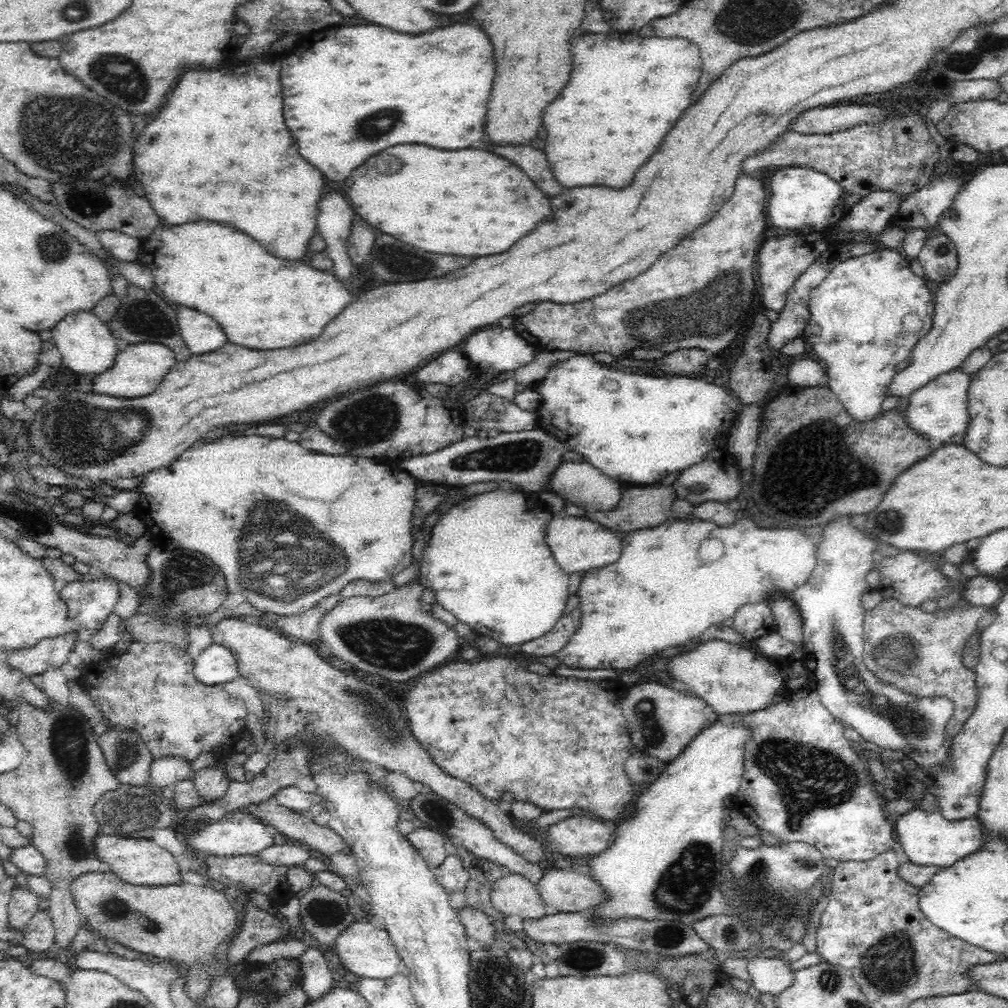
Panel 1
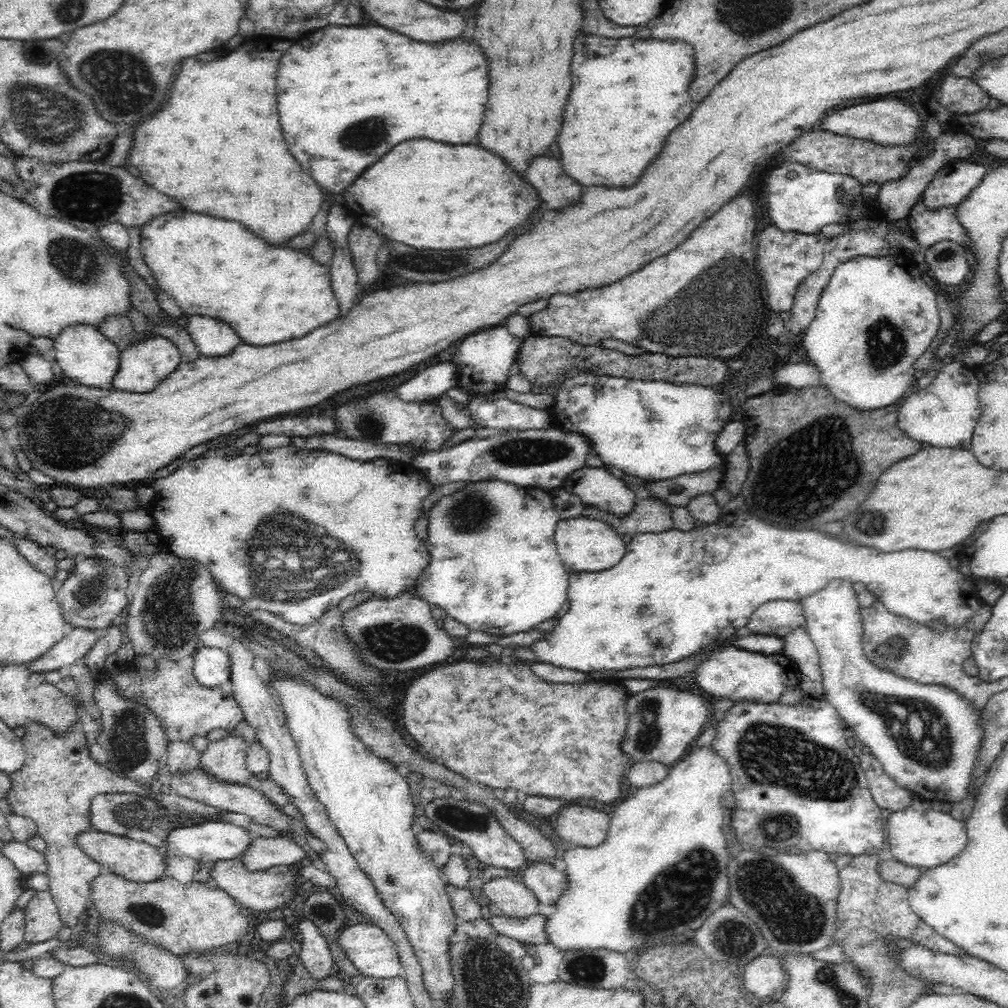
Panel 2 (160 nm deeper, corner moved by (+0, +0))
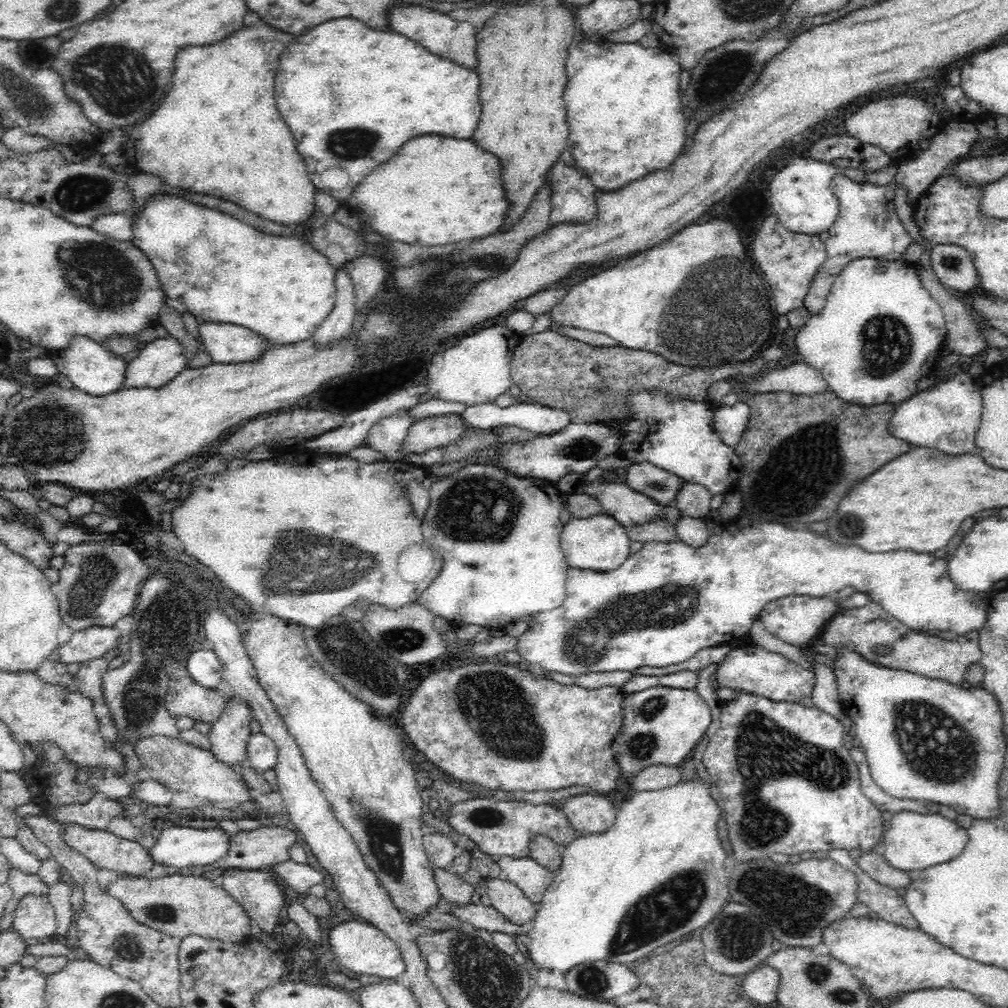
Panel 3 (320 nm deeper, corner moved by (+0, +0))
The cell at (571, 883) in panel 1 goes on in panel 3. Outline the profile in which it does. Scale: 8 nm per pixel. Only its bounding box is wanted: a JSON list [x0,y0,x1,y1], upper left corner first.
[496,858,555,904]

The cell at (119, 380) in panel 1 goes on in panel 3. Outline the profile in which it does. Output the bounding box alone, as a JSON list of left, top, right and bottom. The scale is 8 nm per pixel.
[123,336,187,389]

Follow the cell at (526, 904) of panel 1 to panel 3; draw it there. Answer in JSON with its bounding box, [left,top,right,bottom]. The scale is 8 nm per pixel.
[487,877,538,926]

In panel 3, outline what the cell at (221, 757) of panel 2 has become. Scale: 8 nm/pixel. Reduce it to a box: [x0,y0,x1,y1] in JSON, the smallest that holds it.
[207,690,254,768]

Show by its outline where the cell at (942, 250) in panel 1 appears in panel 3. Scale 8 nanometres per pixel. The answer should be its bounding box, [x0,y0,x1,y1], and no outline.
[930,245,979,292]

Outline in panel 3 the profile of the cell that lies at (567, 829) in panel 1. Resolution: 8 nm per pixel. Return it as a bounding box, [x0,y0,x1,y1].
[561,792,618,836]

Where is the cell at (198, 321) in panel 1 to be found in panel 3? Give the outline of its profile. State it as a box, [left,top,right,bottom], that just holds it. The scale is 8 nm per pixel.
[199,323,272,364]

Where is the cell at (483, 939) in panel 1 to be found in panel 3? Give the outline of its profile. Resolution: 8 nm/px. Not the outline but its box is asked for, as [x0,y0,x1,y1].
[433,867,474,906]

